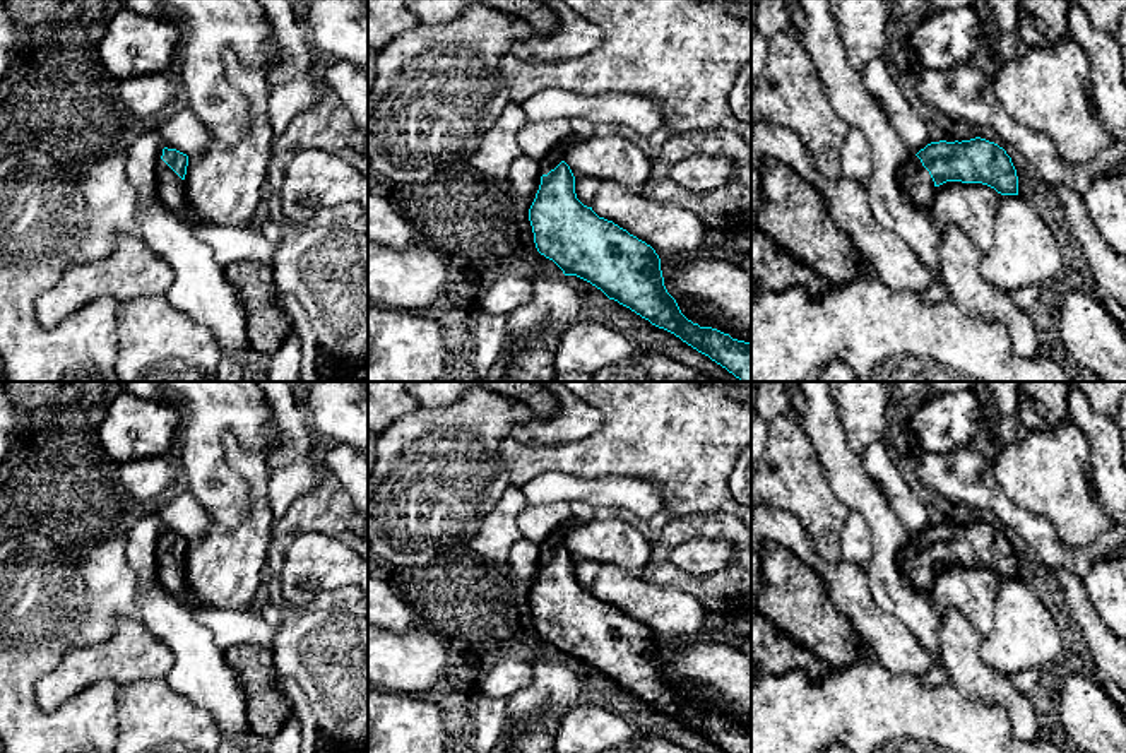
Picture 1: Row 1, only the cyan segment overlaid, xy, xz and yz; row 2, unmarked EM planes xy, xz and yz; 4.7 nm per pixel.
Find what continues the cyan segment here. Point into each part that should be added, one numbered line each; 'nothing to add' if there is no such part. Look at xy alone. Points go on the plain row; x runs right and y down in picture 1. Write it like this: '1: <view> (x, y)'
1: xy (171, 574)

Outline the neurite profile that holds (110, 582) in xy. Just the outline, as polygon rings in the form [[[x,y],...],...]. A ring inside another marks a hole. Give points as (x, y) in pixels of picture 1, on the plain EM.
[[[127,536],[101,539],[86,551],[82,578],[87,611],[68,640],[68,650],[99,645],[111,638],[121,618],[140,623],[137,606],[137,573],[127,560]]]

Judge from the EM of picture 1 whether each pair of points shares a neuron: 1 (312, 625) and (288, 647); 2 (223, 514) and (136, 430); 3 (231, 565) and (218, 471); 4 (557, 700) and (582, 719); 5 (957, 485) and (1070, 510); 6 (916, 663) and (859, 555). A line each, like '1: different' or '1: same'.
1: same
2: different
3: different
4: different
5: different
6: different

